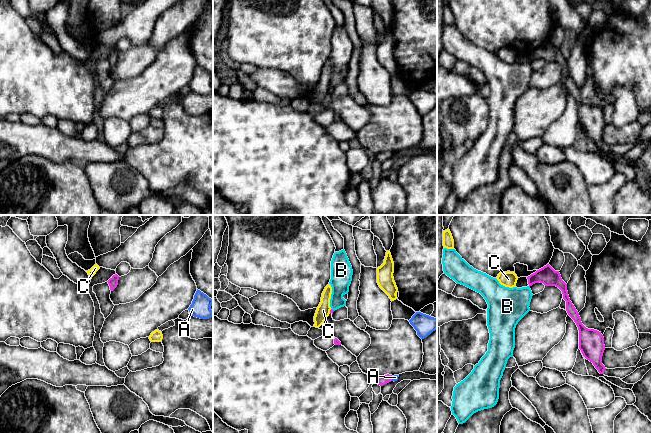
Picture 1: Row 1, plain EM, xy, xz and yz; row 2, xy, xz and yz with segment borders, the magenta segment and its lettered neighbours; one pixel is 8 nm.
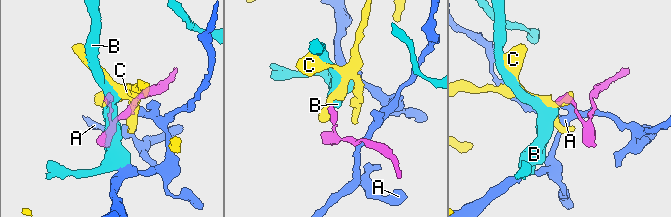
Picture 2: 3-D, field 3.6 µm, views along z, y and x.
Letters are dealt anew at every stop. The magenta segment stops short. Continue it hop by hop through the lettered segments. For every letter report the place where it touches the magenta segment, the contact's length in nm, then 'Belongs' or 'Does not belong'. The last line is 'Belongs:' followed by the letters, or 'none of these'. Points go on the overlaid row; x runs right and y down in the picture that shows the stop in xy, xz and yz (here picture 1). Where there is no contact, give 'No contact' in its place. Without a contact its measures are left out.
A: Touches magenta at xz (391, 378). Shared border 40 nm. Does not belong
B: Touches magenta at xz (333, 310). Shared border 40 nm. Does not belong
C: Touches magenta at xz (330, 311). Shared border 40 nm. Does not belong
Belongs: none of these

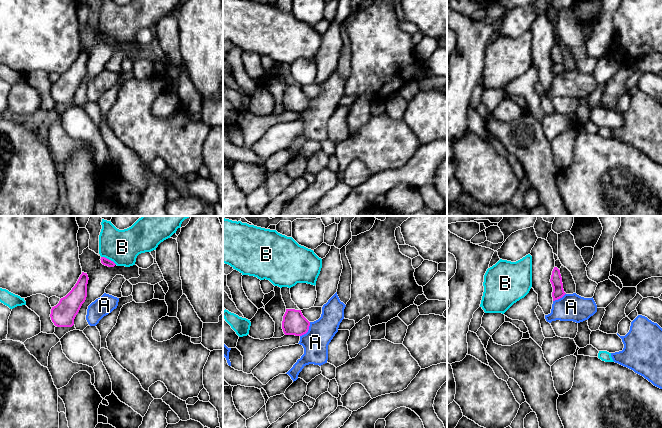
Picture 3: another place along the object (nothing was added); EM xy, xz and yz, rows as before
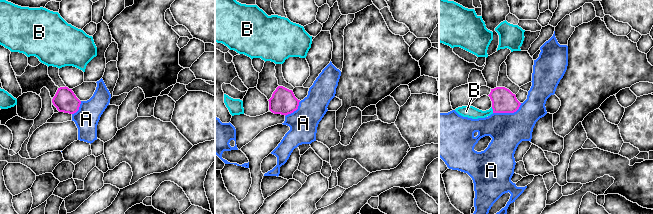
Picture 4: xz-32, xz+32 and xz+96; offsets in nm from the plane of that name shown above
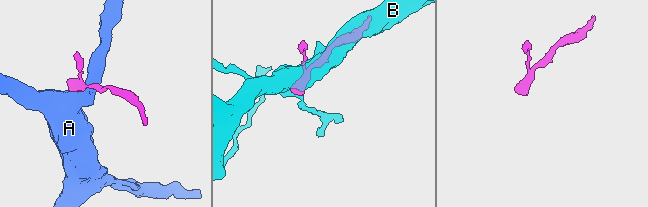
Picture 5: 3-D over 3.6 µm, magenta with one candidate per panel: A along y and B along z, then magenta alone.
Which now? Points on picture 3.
A: Touches magenta at xz (308, 329). Shared border 150 nm. Does not belong
B: Touches magenta at xy (108, 259). Shared border 140 nm. Does not belong
Belongs: none of these

